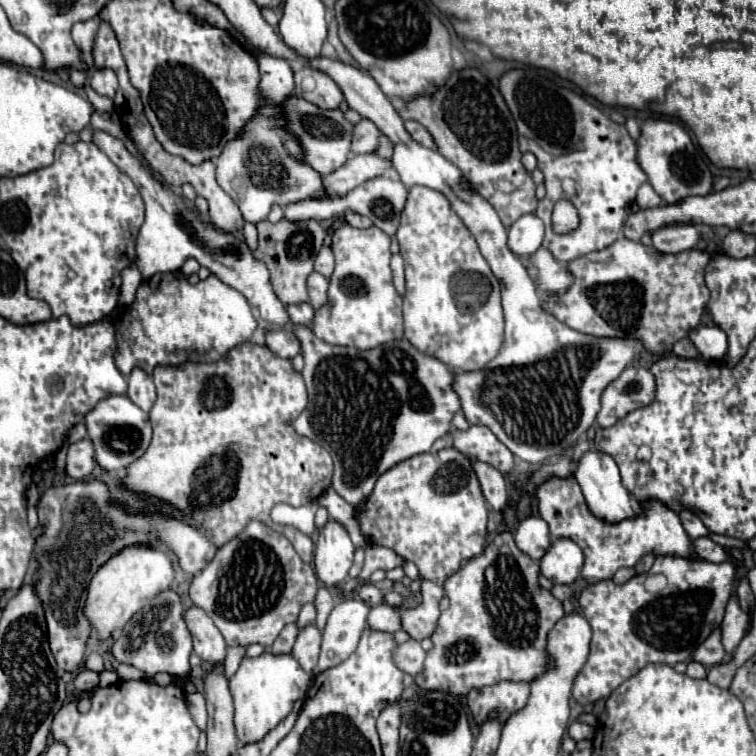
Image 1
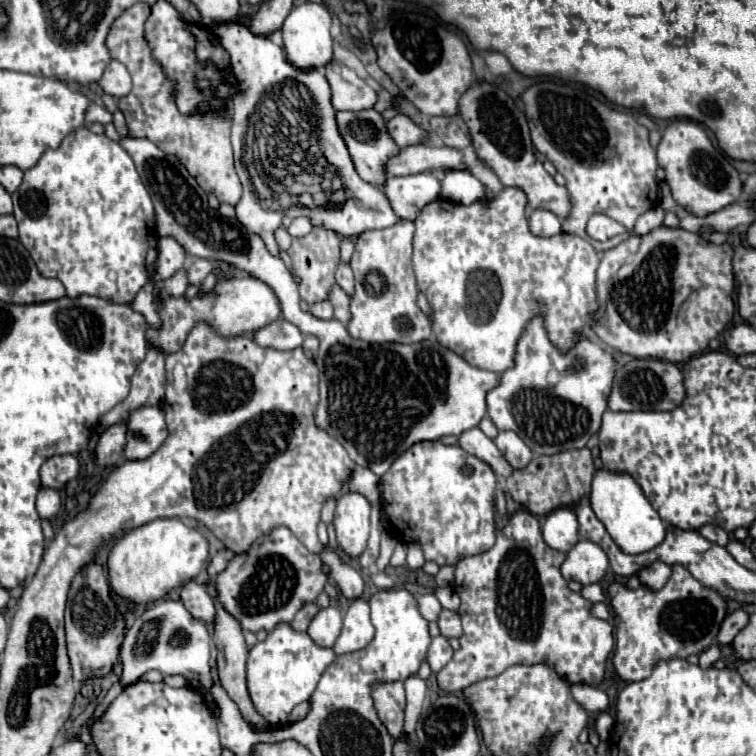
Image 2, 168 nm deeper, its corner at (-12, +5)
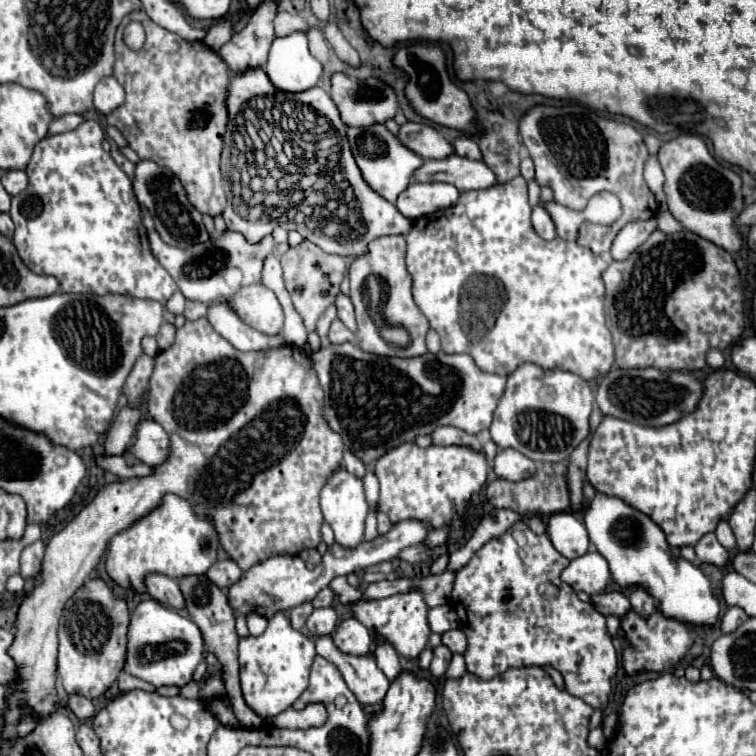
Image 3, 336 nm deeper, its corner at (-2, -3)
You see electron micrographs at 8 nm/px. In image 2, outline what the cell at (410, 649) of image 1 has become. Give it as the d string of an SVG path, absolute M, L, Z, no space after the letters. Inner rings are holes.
M444 636L434 638L430 648L428 648L428 656L426 656L432 672L440 672L450 662L452 654L454 654L454 650L452 650L448 638L444 638Z

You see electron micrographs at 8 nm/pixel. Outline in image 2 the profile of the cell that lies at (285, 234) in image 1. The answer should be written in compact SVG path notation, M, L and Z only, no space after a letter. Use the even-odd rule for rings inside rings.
M314 228L308 236L296 238L292 242L292 246L288 250L288 256L292 260L294 272L302 280L302 284L300 284L300 296L302 296L302 300L306 304L310 304L310 306L328 300L328 294L330 294L332 286L336 284L334 272L336 272L336 266L340 264L340 238L336 236L336 232Z

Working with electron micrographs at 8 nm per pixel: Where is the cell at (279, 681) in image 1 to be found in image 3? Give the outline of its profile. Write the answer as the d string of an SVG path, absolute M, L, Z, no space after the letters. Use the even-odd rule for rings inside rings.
M276 614L268 620L268 628L262 636L242 638L240 640L240 682L244 700L258 716L264 720L278 716L290 708L300 694L308 688L310 666L316 658L314 642L310 636L294 630L286 614Z

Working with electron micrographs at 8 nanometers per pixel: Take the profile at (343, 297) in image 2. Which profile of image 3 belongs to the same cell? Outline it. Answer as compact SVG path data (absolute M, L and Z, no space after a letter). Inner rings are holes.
M336 318L330 326L330 334L328 334L328 340L332 344L342 344L342 342L356 342L356 336Z

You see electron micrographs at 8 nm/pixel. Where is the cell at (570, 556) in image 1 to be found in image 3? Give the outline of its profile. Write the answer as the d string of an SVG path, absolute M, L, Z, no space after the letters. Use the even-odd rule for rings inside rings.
M598 552L578 556L562 570L562 582L570 584L576 592L586 592L590 596L600 594L610 582L608 562Z

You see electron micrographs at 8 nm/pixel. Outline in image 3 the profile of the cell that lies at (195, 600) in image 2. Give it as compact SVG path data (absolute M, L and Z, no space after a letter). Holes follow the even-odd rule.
M150 574L146 578L146 588L148 588L148 594L160 604L174 610L186 610L186 600L174 578L168 578L162 574Z

